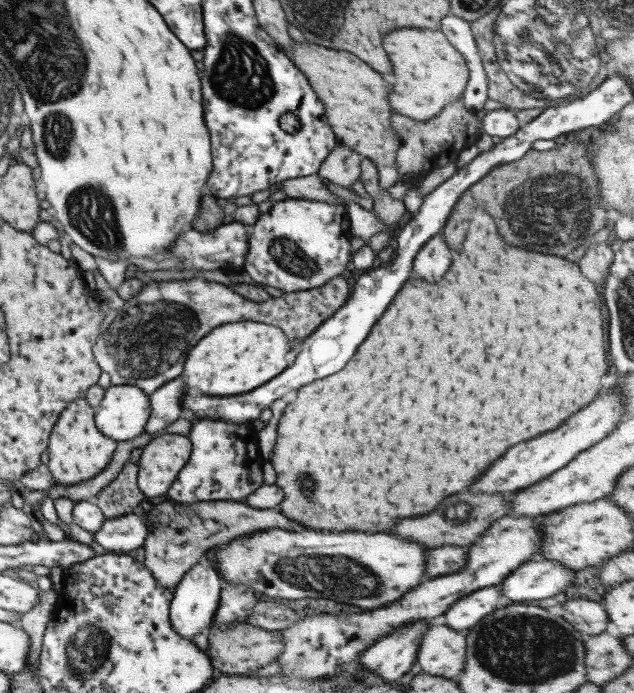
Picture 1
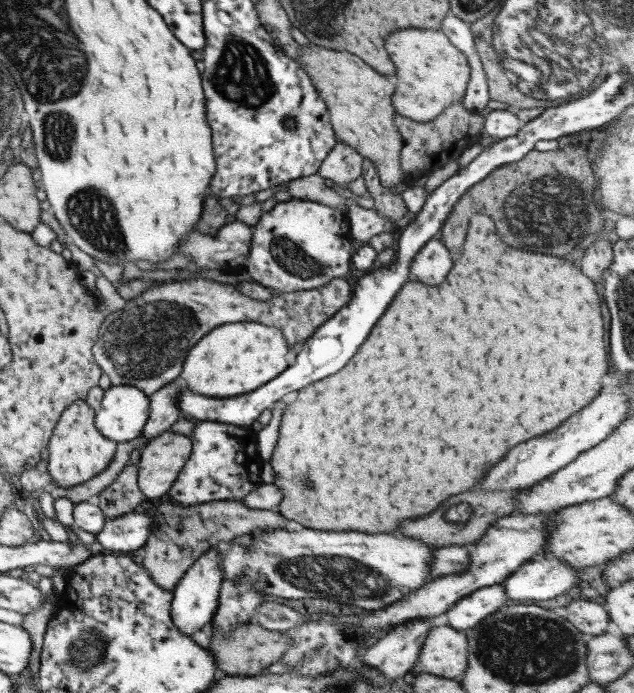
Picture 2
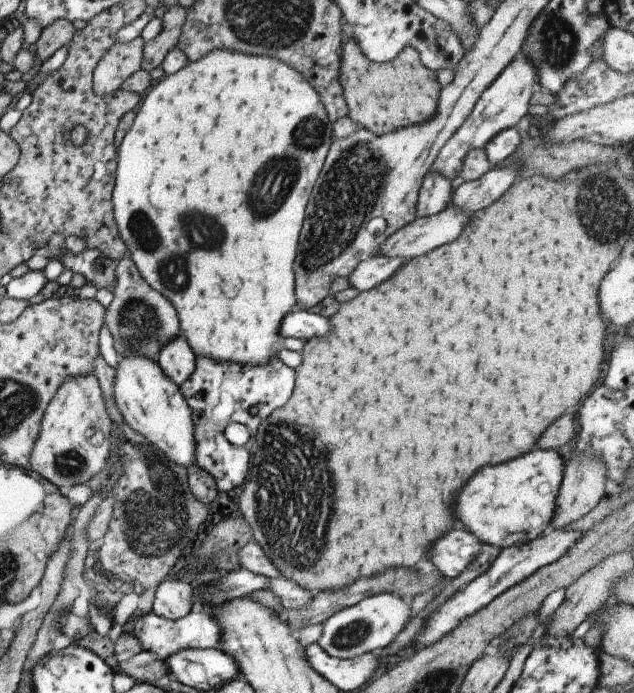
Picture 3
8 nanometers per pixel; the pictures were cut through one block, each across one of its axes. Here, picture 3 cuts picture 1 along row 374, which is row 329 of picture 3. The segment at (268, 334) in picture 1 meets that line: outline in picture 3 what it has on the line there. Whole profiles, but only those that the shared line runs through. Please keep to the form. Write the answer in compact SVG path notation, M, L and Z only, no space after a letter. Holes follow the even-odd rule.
M214 49L178 72L166 75L142 96L136 118L117 148L117 169L113 190L113 211L119 233L126 243L129 257L148 284L166 297L178 312L181 332L196 356L238 364L265 365L277 355L282 338L278 334L282 318L296 308L294 259L304 224L310 192L317 183L329 148L334 141L328 111L315 88L305 76L281 60L249 55L228 49ZM188 254L196 256L200 266L188 266Z

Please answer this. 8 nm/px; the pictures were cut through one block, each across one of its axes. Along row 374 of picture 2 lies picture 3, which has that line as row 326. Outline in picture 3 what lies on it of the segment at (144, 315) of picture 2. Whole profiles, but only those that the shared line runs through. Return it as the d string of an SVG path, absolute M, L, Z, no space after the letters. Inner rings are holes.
M129 254L117 261L114 275L113 300L105 309L104 325L108 326L113 336L117 356L120 358L137 354L156 361L161 348L182 334L176 309L142 278Z

